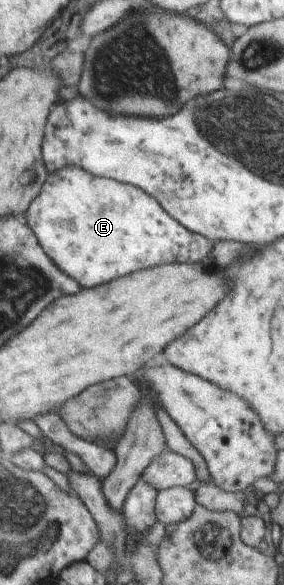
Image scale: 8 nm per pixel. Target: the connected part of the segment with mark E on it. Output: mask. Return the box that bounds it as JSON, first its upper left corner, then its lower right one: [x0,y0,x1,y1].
[26,167,214,287]

